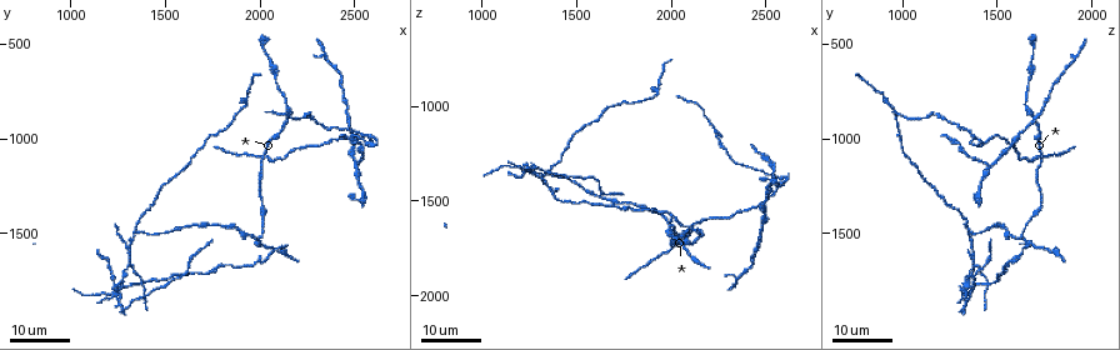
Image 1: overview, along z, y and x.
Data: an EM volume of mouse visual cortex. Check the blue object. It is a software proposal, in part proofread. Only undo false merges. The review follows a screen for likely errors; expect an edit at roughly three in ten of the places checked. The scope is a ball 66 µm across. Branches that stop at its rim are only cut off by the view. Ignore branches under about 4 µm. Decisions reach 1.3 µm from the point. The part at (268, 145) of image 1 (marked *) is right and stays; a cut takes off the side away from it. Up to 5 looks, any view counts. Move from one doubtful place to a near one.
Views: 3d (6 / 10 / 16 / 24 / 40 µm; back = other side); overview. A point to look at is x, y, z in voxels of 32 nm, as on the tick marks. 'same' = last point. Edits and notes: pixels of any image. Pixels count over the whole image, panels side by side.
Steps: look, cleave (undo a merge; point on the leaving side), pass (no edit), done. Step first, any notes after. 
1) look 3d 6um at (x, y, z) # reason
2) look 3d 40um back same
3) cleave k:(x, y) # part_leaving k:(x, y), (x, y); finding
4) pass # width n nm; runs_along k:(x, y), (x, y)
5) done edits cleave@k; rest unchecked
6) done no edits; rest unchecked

look 3d 24um at (2040, 1090, 1710) # four arms meet

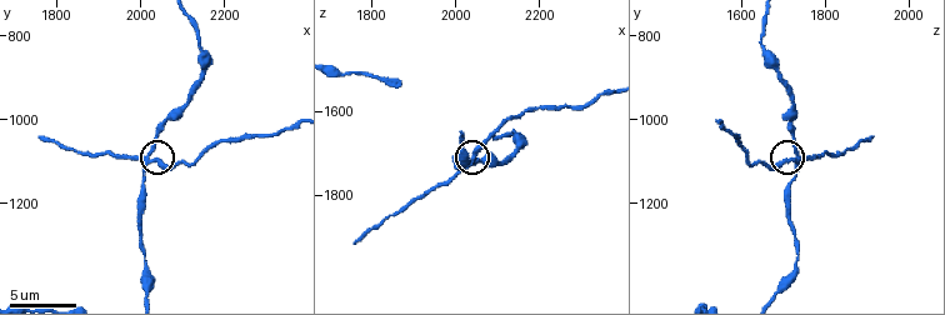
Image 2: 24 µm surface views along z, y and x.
look 3d 6um at (2040, 1100, 1725)

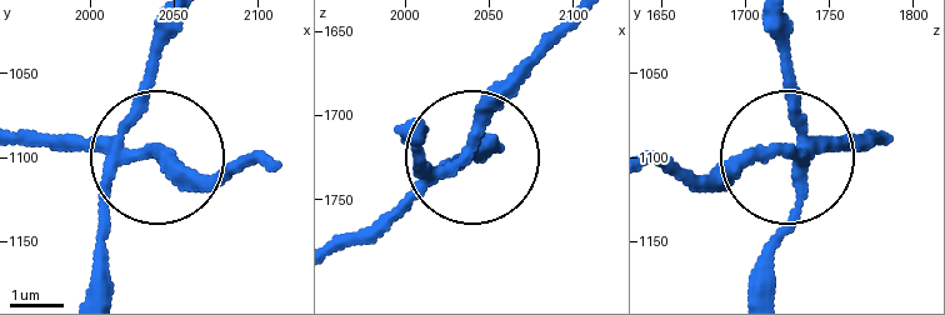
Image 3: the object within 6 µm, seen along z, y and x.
cleave 3:(66, 136) # part_leaving 3:(128, 154), (164, 154), (218, 180), (271, 168); two neurons meet here

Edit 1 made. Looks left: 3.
look 3d 24um at (1660, 1450, 1490) # thick turns thin

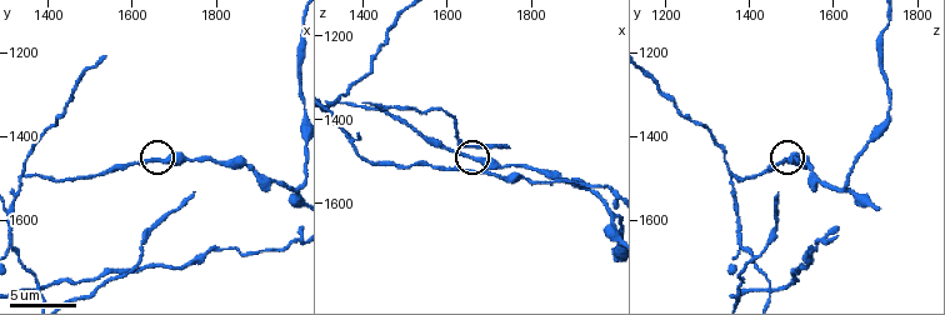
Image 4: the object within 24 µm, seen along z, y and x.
look 3d 6um at (1665, 1460, 1495)

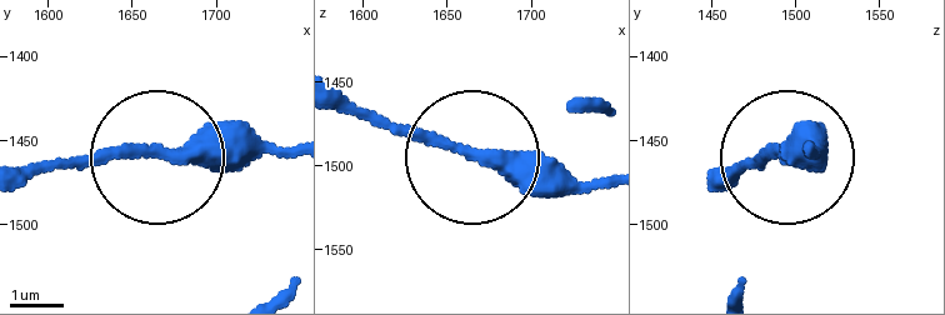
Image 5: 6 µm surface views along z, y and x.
pass # width 250 nm; runs_along 5:(598, 180), (531, 189), (343, 113); continuous, no second neuron

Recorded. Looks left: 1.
look 3d 10um at (1345, 1480, 1350) # side arm on a straight run

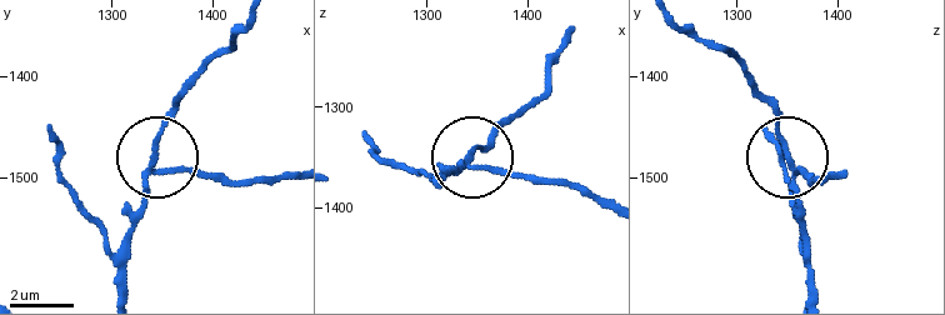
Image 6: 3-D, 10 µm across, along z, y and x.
cleave 6:(141, 214) # arms 3; two neurons meet here

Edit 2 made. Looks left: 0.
done edits cleave@3, cleave@6; rest unchecked

